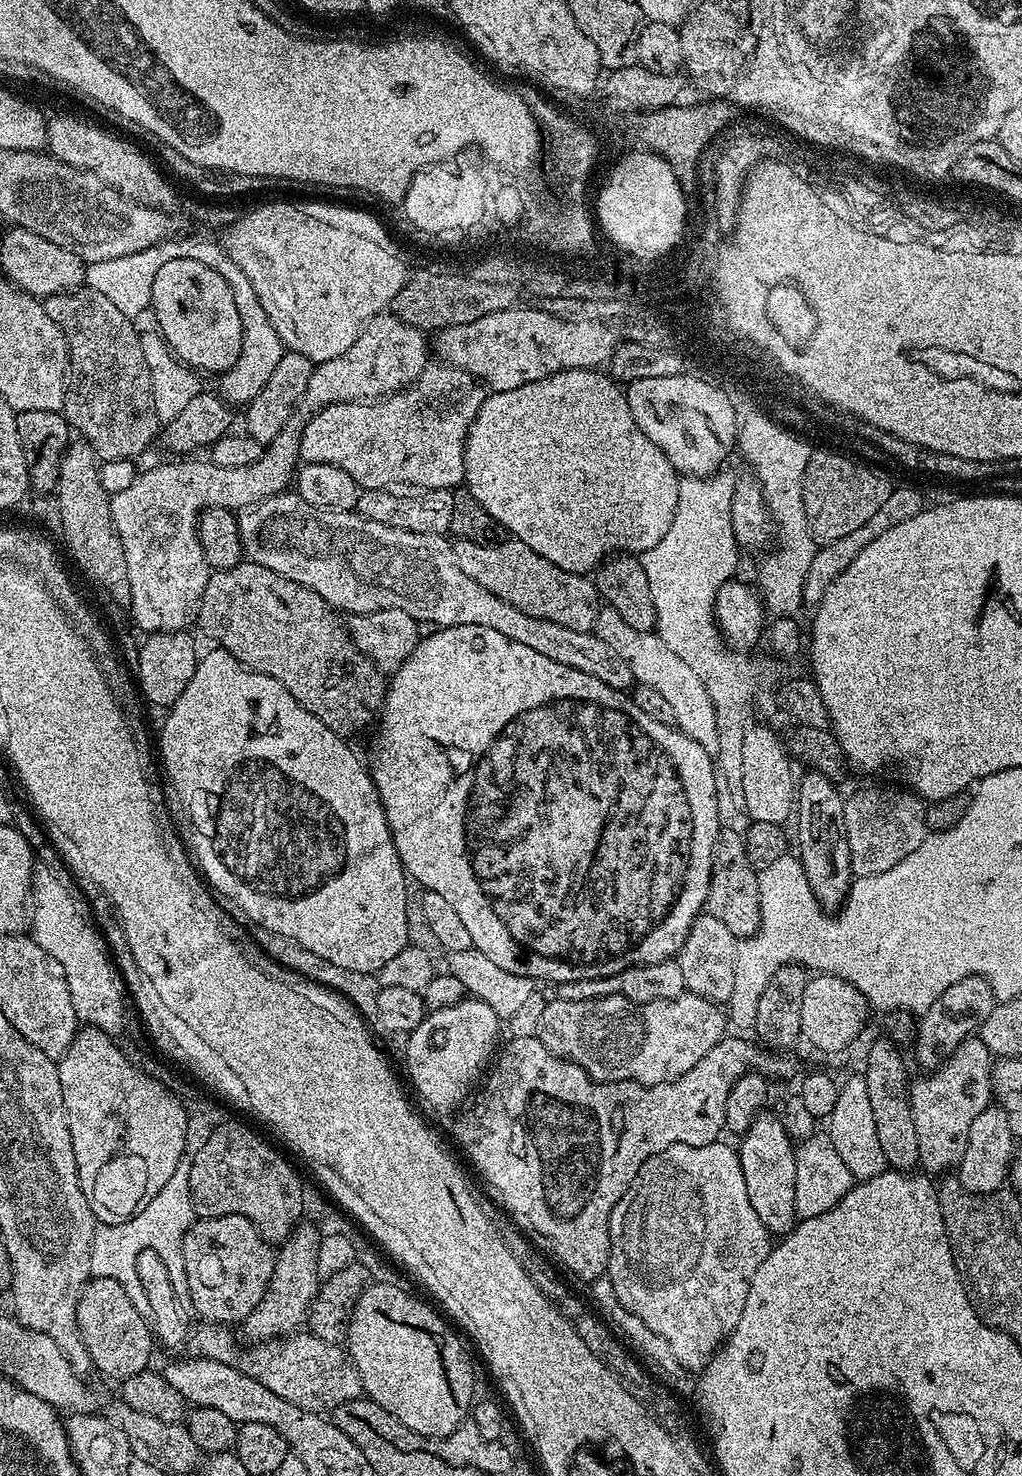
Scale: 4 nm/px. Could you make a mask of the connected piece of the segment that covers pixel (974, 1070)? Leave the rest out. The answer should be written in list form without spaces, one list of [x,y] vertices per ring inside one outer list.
[[[973,1034],[960,1043],[946,1064],[925,1075],[928,1076],[925,1080],[911,1085],[910,1106],[914,1114],[914,1131],[918,1133],[919,1167],[925,1173],[951,1173],[959,1165],[962,1154],[966,1154],[966,1142],[974,1118],[978,1118],[978,1114],[982,1114],[982,1110],[994,1100],[993,1063],[990,1049],[980,1041],[979,1035]]]

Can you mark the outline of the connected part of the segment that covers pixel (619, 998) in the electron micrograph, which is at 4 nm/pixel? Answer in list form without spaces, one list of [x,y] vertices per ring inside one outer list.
[[[685,994],[677,1000],[632,1004],[622,995],[592,998],[589,1001],[552,1000],[539,1019],[536,1035],[556,1056],[584,1068],[593,1080],[632,1080],[635,1084],[666,1084],[677,1080],[690,1066],[706,1058],[709,1050],[726,1035],[726,1012],[719,1004],[701,996]]]

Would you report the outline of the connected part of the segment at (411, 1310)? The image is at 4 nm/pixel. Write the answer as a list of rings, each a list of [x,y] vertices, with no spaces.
[[[369,1283],[348,1318],[346,1351],[358,1370],[360,1386],[367,1399],[382,1406],[382,1410],[398,1418],[402,1426],[414,1430],[418,1435],[441,1440],[469,1419],[474,1403],[472,1395],[476,1392],[476,1372],[464,1349],[465,1341],[460,1341],[444,1325],[445,1317],[433,1308],[396,1284]]]

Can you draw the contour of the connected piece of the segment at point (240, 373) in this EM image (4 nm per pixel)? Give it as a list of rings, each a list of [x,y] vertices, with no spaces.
[[[229,258],[228,264],[224,264],[222,278],[226,278],[226,286],[230,286],[230,294],[234,294],[234,302],[238,306],[242,326],[242,354],[238,354],[238,362],[234,362],[231,370],[219,377],[218,392],[229,405],[244,406],[256,397],[258,390],[262,390],[266,382],[270,382],[270,374],[274,374],[274,366],[278,366],[286,349],[284,343],[278,338],[278,330],[274,330],[270,318],[266,318],[266,310],[262,310],[262,302],[258,302],[258,294],[254,294],[254,286],[250,286],[250,278],[242,274],[242,266],[238,266],[234,258]]]

